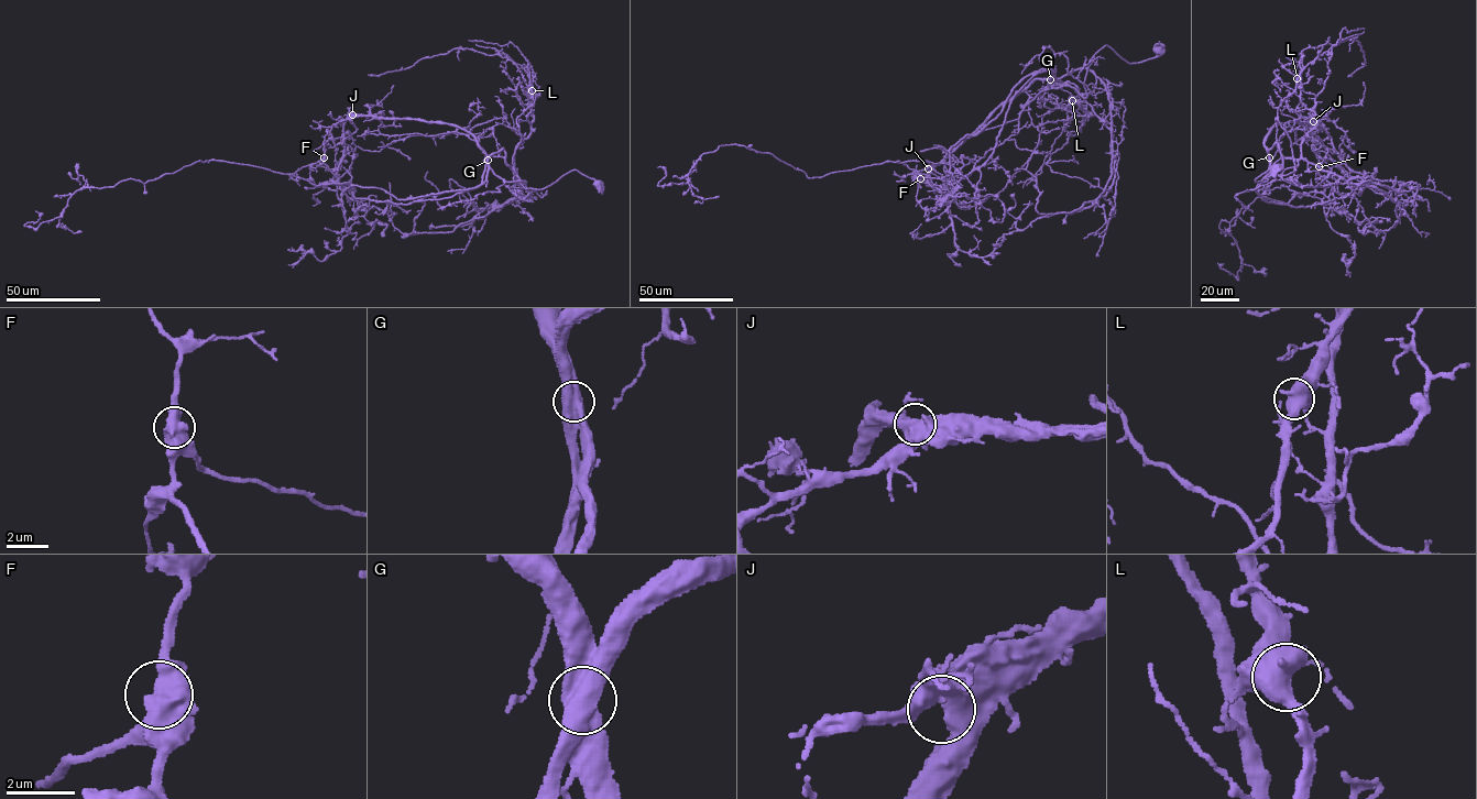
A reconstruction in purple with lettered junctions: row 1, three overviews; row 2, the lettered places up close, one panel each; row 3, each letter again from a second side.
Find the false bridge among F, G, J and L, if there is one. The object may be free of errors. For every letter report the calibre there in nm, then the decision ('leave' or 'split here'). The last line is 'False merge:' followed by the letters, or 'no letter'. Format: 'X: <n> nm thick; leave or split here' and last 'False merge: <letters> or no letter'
F: 700 nm thick; leave
G: 800 nm thick; split here
J: 600 nm thick; leave
L: 600 nm thick; leave
False merge: G

